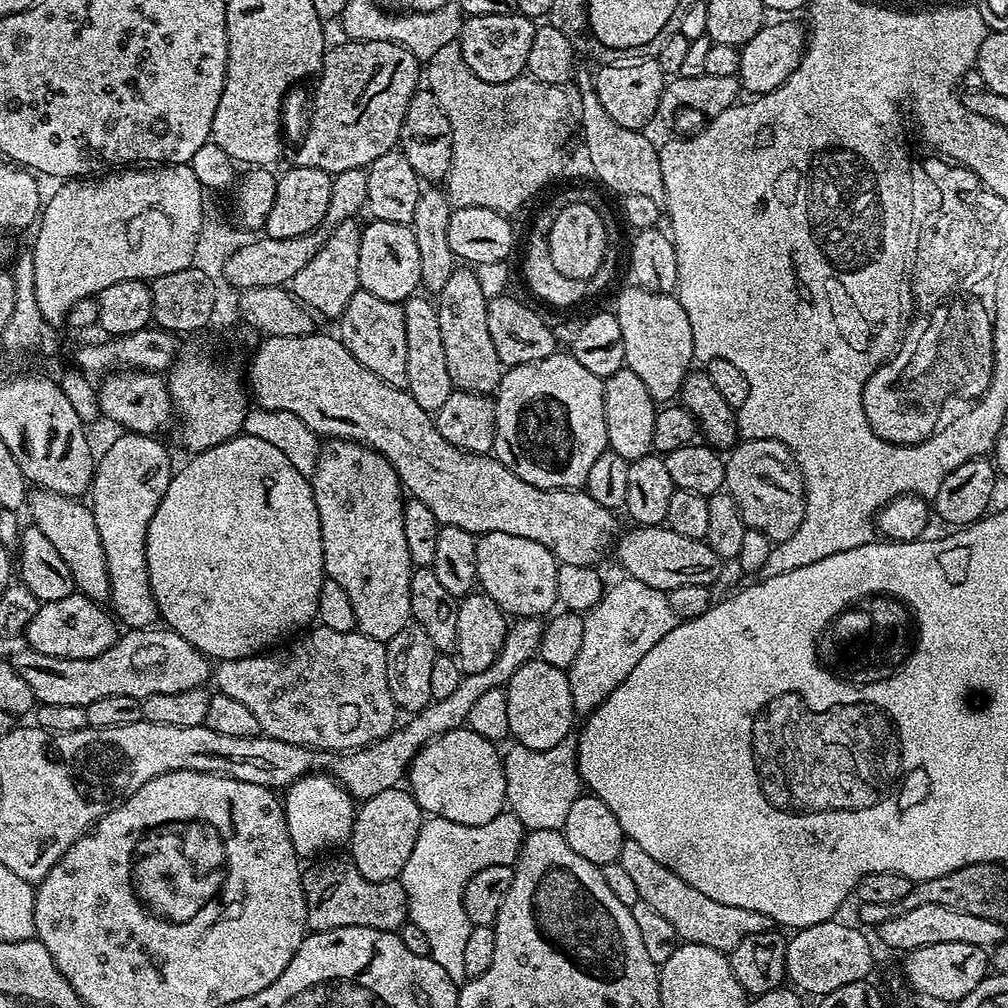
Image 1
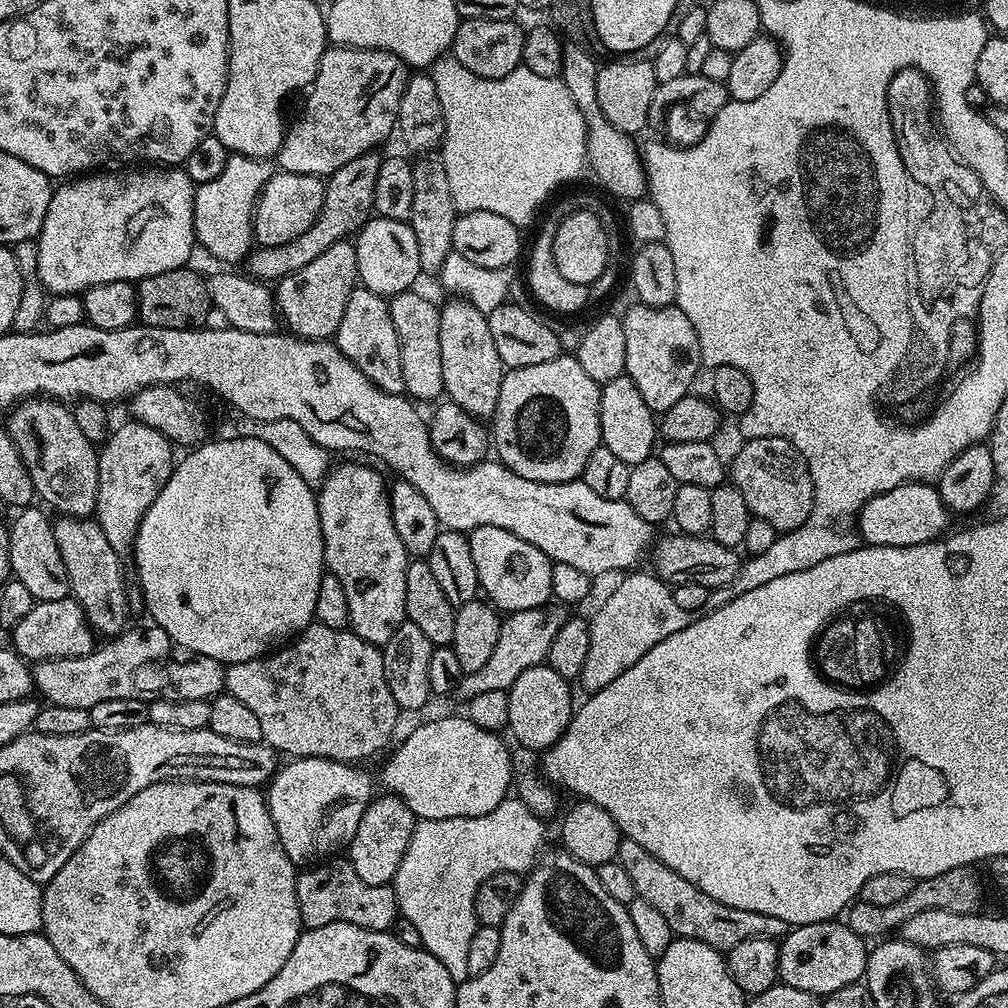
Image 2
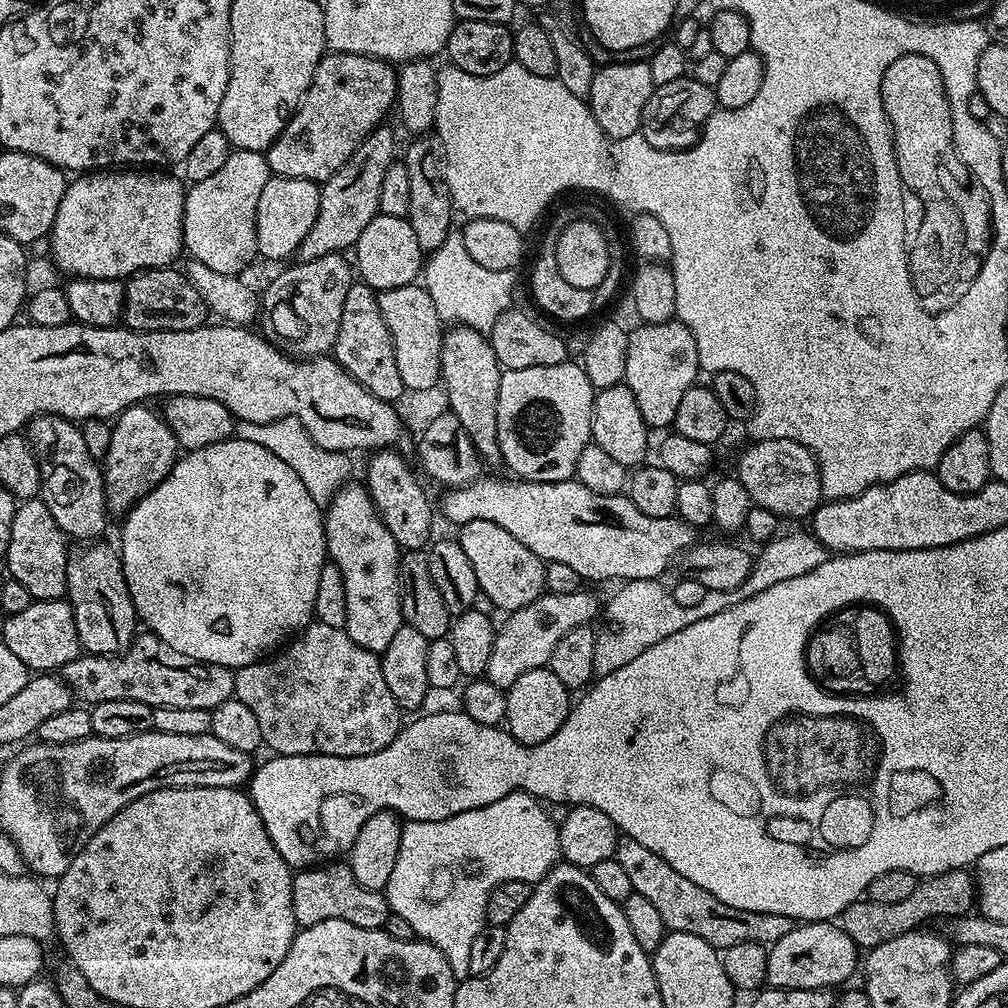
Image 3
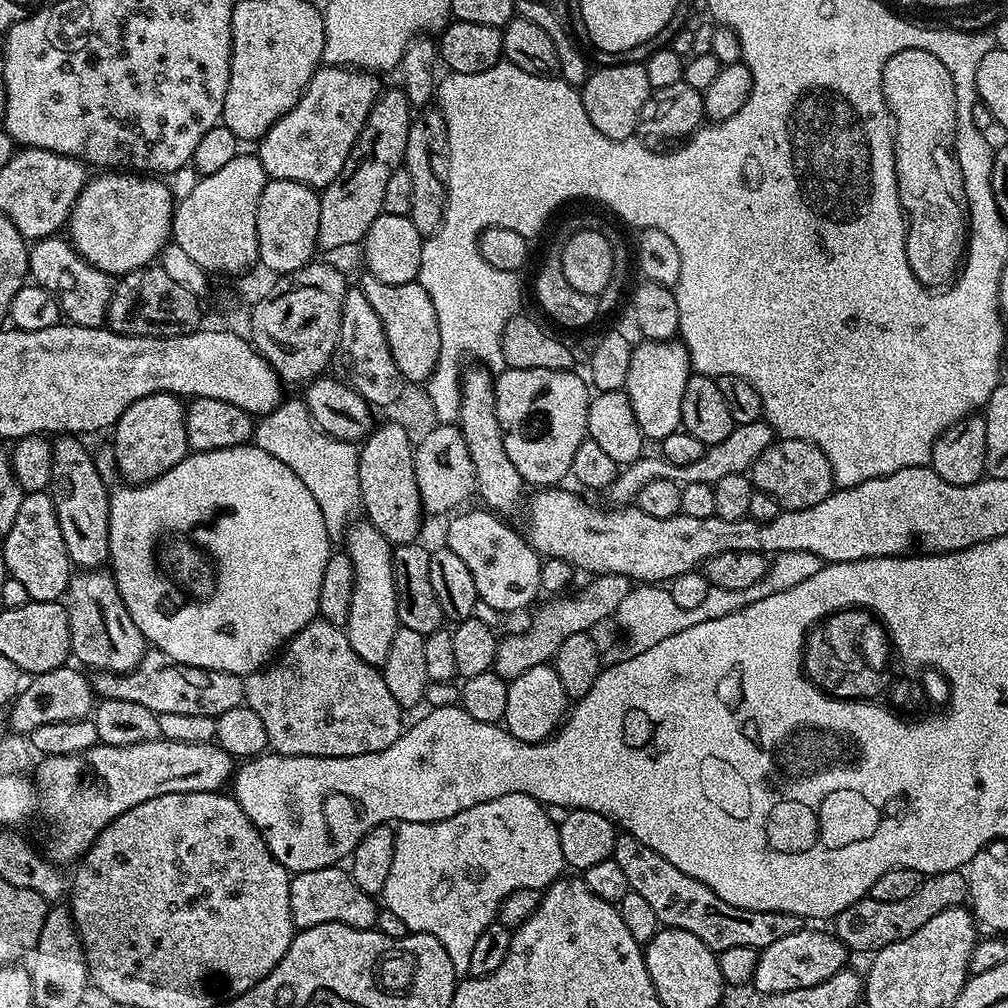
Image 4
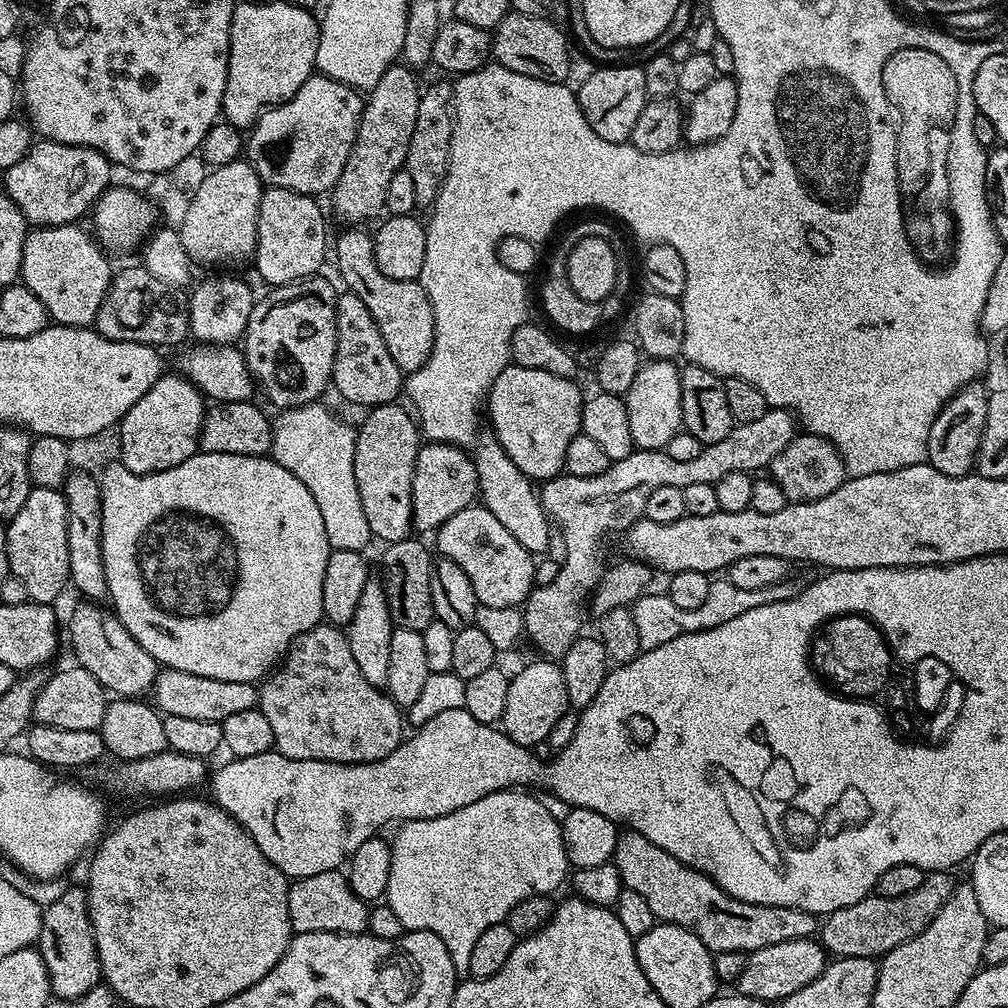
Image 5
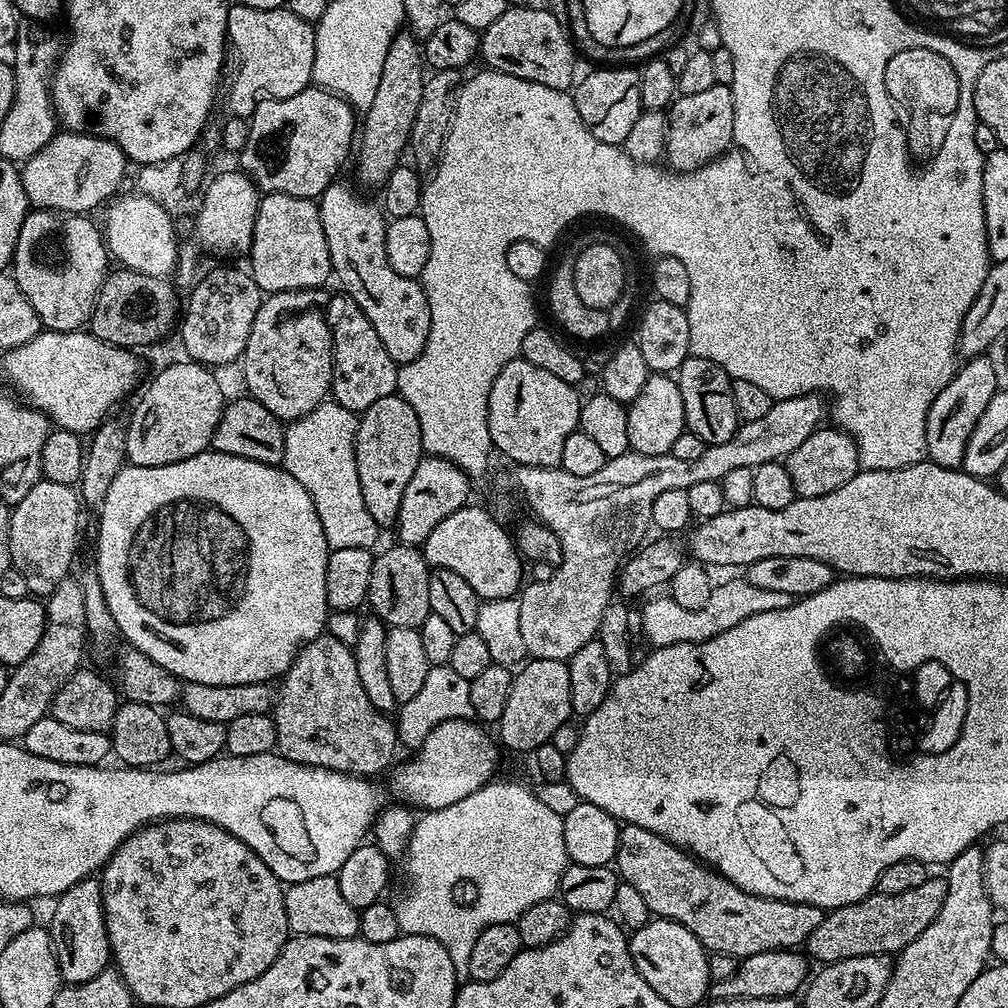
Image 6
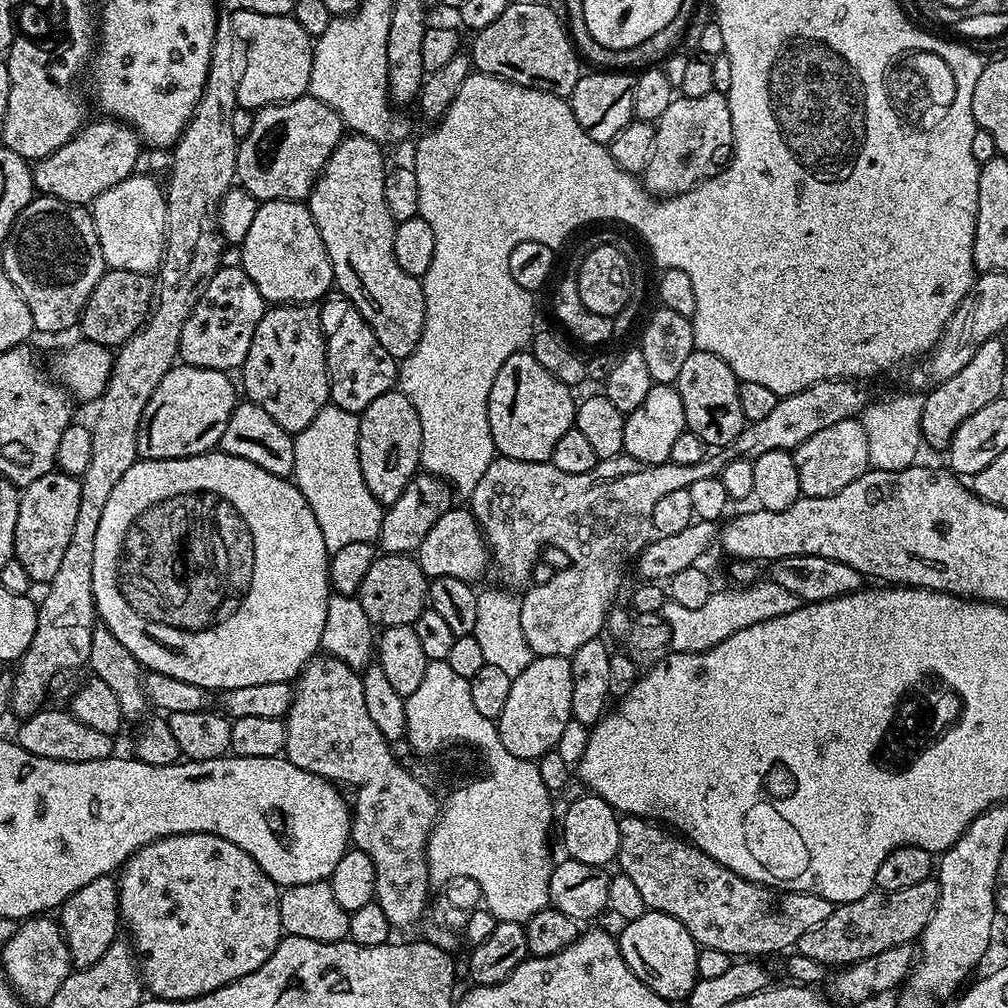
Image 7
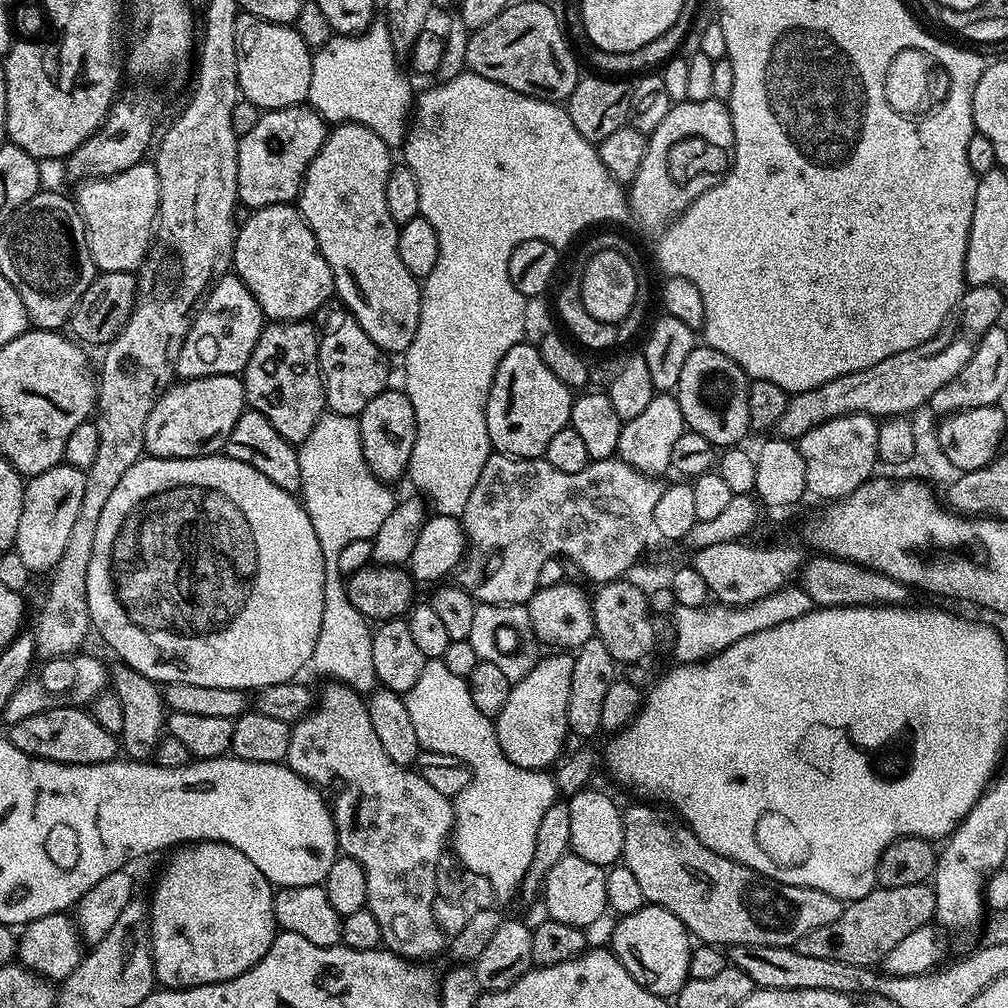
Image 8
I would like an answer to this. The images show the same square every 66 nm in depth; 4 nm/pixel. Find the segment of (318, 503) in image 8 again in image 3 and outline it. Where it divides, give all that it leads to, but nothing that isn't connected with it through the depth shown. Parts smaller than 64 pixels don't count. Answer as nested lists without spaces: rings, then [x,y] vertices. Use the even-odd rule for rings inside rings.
[[[287,416],[278,418],[274,422],[258,422],[257,424],[242,420],[235,425],[234,436],[237,440],[258,442],[258,446],[266,446],[270,454],[278,454],[278,458],[282,458],[282,462],[286,462],[286,466],[290,466],[294,474],[298,474],[298,478],[302,478],[306,490],[310,490],[310,498],[314,498],[314,502],[318,502],[321,506],[331,504],[341,488],[349,483],[351,476],[348,475],[352,472],[352,464],[348,460],[351,459],[345,453],[326,450],[318,446],[318,442],[310,438],[306,426],[302,426],[298,418]]]

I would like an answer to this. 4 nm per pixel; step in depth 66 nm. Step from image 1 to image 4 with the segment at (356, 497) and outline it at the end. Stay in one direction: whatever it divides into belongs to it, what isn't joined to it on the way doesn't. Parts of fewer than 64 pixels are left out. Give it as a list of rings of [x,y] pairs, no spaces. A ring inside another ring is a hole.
[[[367,522],[353,523],[346,533],[347,540],[346,551],[350,562],[354,562],[354,598],[350,601],[350,618],[346,625],[350,646],[354,646],[354,654],[358,654],[362,662],[383,666],[386,654],[390,654],[390,642],[394,642],[394,634],[400,627],[392,573],[394,545]]]

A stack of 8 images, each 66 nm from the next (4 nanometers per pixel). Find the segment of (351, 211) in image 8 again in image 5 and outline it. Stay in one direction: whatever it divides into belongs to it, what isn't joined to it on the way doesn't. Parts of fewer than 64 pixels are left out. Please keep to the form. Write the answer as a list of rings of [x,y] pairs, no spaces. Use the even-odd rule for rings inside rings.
[[[360,226],[344,230],[340,237],[335,237],[336,264],[340,267],[340,276],[344,279],[343,287],[347,291],[358,294],[362,302],[366,302],[366,310],[378,322],[378,330],[382,330],[382,338],[386,342],[386,350],[390,350],[390,358],[400,367],[401,373],[416,372],[428,361],[432,353],[432,343],[436,337],[434,310],[426,290],[414,280],[395,280],[386,278],[382,270],[378,270],[378,262],[374,258],[372,236],[364,233]]]

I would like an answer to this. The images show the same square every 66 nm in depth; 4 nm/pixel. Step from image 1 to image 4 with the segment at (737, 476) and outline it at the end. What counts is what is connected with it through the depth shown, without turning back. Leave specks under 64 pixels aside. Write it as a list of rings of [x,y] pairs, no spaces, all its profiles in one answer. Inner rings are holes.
[[[777,439],[752,463],[750,479],[755,491],[770,494],[770,498],[778,501],[785,512],[818,506],[818,502],[834,491],[832,467],[826,454],[805,440]]]

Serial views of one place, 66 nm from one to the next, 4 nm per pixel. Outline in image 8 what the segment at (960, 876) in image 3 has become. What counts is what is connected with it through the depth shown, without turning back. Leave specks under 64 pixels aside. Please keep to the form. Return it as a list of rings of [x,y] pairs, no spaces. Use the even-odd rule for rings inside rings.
[[[931,883],[893,888],[877,886],[862,898],[847,901],[834,922],[802,934],[794,947],[798,954],[810,954],[810,958],[834,958],[834,962],[850,962],[854,966],[876,966],[906,934],[931,925],[935,915],[936,890]]]

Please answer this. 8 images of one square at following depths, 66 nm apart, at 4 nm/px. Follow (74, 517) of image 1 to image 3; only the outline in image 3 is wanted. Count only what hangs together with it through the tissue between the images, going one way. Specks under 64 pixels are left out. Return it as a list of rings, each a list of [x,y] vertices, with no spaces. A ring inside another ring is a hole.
[[[88,542],[69,551],[66,599],[74,610],[81,649],[90,656],[119,656],[138,635],[138,617],[126,586],[119,551],[104,543]]]

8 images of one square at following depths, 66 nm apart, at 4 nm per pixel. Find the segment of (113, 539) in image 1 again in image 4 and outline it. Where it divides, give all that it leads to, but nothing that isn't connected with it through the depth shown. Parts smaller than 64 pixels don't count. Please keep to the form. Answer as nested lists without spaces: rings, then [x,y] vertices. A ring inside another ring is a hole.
[[[155,392],[132,403],[116,421],[111,433],[113,436],[110,437],[117,458],[119,479],[132,486],[147,484],[166,474],[166,470],[178,466],[178,462],[182,462],[190,452],[185,415],[185,401],[170,392]]]

